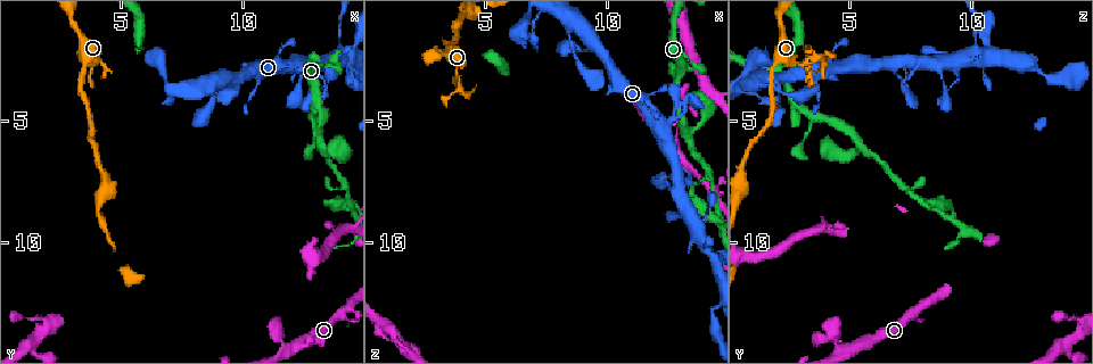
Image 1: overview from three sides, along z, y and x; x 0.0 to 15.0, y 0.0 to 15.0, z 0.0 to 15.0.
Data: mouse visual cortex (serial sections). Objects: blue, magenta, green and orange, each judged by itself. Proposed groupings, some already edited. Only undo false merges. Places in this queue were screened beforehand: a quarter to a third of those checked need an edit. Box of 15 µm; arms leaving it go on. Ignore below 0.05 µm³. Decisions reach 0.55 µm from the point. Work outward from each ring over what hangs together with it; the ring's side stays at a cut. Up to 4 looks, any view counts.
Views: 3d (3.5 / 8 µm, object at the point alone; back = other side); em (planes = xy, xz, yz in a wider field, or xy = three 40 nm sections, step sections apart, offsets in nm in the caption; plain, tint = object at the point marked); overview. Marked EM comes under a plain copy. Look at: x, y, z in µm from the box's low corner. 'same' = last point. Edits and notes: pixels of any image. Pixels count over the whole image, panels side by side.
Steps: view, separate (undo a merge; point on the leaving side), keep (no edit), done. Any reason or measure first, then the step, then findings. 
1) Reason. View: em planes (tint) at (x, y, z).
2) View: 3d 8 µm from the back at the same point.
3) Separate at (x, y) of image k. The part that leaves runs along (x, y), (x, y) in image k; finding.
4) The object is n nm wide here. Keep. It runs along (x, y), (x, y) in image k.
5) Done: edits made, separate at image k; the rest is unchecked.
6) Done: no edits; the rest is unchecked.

Sudden change in width. View: 3d 3.5 µm at (3.4, 2.8, 1.8).

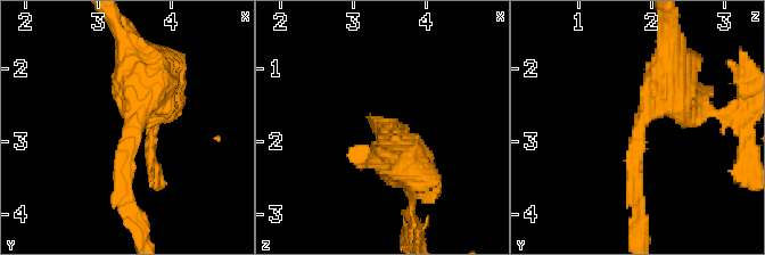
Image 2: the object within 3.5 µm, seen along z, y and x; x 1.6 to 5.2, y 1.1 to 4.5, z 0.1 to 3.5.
The arms are 200, 700 nm wide. View: em xy step 5 (tint) at (3.50, 2.85, 1.80).

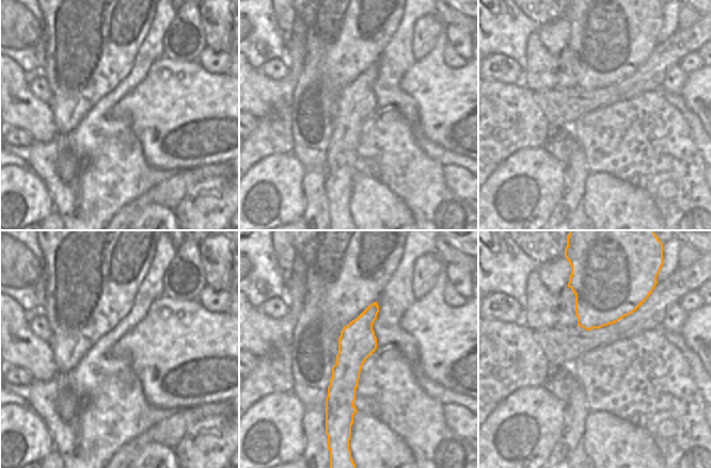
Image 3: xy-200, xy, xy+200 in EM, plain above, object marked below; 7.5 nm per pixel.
Keep. It runs along (374, 305), (346, 371), (350, 420) in image 3; continuous, no second cell.

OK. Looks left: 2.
Abrupt turn. View: 3d 3.5 µm at (3.9, 2.5, 3.6).

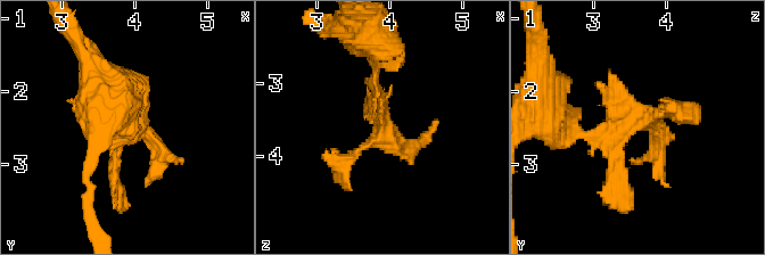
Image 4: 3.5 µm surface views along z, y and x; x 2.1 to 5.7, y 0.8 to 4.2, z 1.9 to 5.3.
Shape alone is not enough. View: em xy step 2 (tint) at (4.00, 2.40, 3.65).

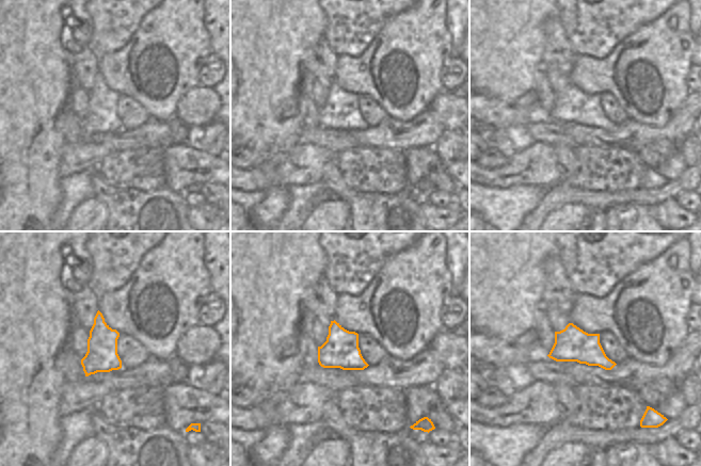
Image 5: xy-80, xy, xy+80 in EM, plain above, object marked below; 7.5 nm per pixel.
Keep. All the same cell.

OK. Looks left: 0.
Done: no edits; the rest is unchecked.

